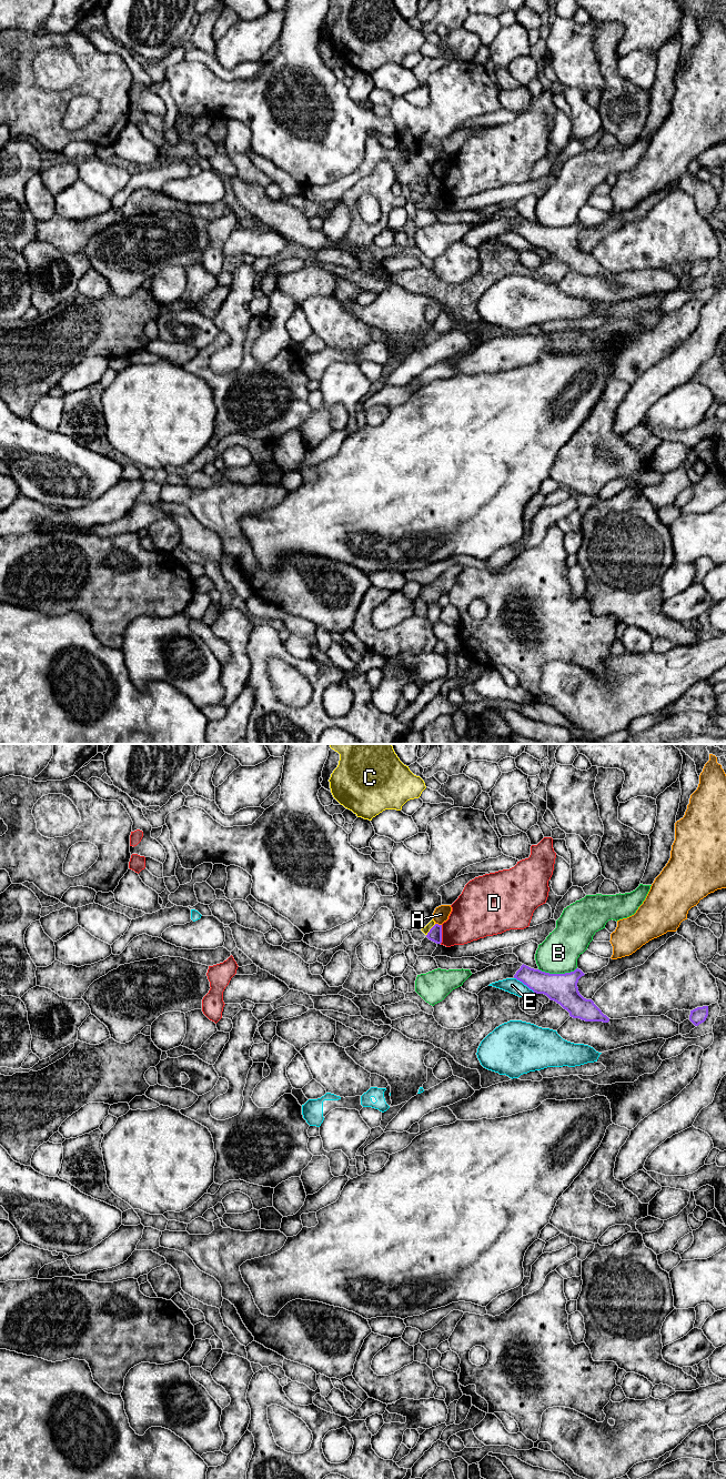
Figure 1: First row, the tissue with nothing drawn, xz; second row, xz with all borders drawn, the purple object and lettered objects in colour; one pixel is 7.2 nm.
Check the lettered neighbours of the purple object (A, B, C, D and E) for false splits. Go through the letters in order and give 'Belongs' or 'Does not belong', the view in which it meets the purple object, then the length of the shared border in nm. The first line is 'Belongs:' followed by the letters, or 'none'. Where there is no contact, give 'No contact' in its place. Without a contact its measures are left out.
Belongs: none
A: Does not belong. Touches purple in xz. Shared border 50 nm
B: Does not belong. Touches purple in xz. Shared border 280 nm
C: Does not belong. Touches purple in xz. Shared border 110 nm
D: Does not belong. Touches purple in xz. Shared border 140 nm
E: Does not belong. Touches purple in xz. Shared border 190 nm

